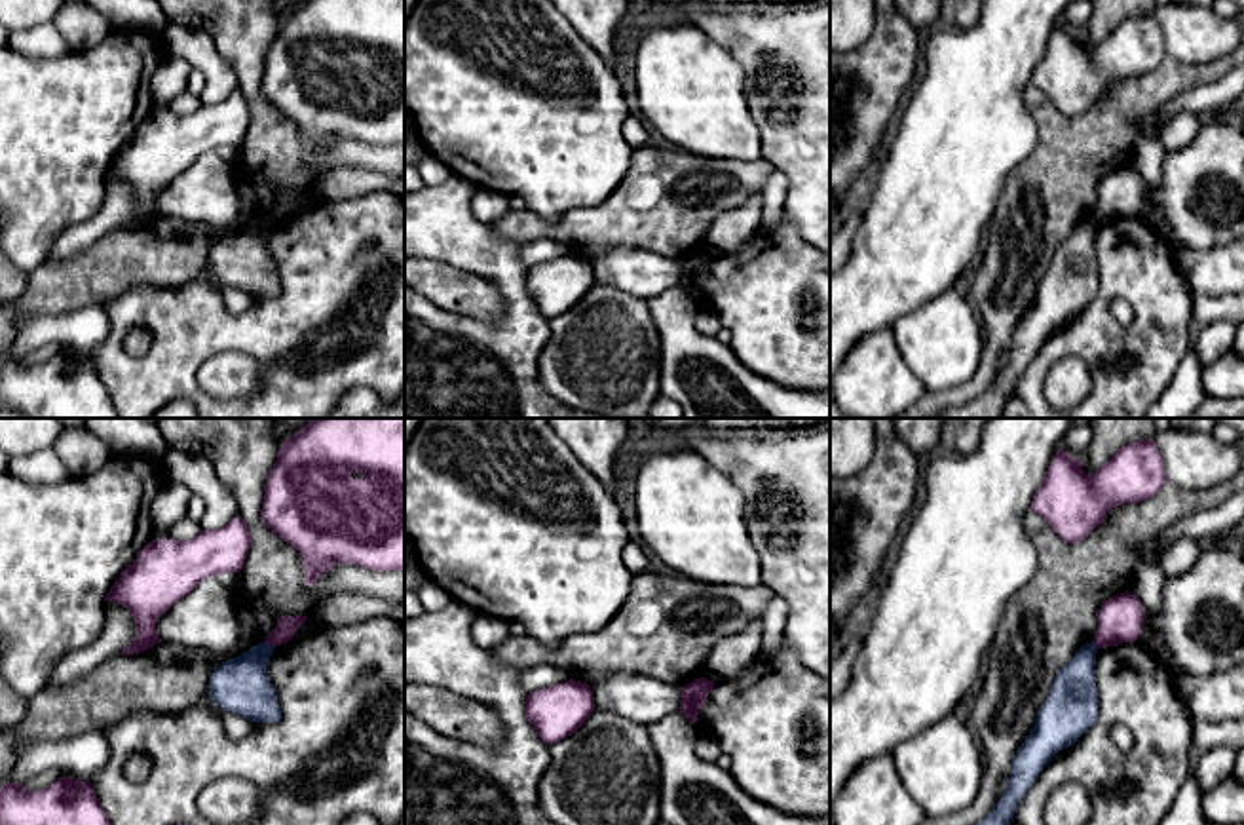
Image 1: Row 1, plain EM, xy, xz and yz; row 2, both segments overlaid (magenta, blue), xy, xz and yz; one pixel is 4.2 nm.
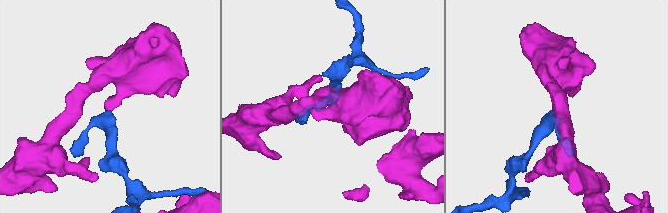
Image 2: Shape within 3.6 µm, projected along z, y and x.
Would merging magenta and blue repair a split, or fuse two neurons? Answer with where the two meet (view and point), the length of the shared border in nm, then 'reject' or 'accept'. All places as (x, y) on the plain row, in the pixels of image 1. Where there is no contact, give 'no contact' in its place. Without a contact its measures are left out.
contact xy (270, 219); length 50 nm; reject

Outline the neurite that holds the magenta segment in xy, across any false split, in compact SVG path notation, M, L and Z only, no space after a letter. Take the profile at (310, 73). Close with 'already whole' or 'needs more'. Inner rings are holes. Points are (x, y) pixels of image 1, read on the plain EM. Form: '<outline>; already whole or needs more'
M302 0L266 49L260 89L300 127L306 160L336 137L405 146L405 0Z; already whole

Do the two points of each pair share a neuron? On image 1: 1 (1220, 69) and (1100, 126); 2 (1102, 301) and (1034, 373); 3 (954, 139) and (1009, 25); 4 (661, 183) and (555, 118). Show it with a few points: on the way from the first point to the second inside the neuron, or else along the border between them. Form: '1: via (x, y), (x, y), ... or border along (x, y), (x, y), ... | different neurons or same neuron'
1: via (1189, 76), (1172, 76), (1151, 92), (1130, 99) | same neuron
2: via (1087, 320), (1051, 354) | same neuron
3: via (969, 111), (975, 78), (999, 54) | same neuron
4: border along (633, 151), (629, 170), (604, 200) | different neurons

